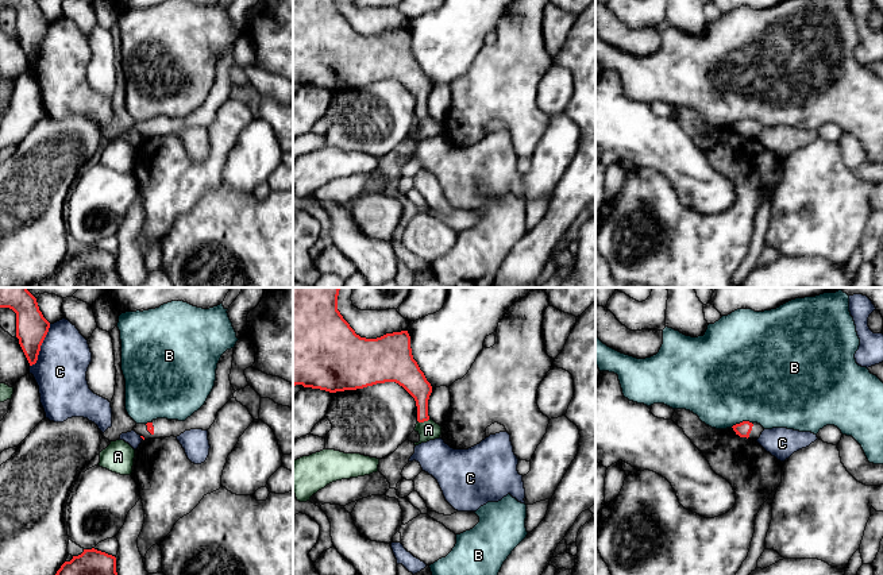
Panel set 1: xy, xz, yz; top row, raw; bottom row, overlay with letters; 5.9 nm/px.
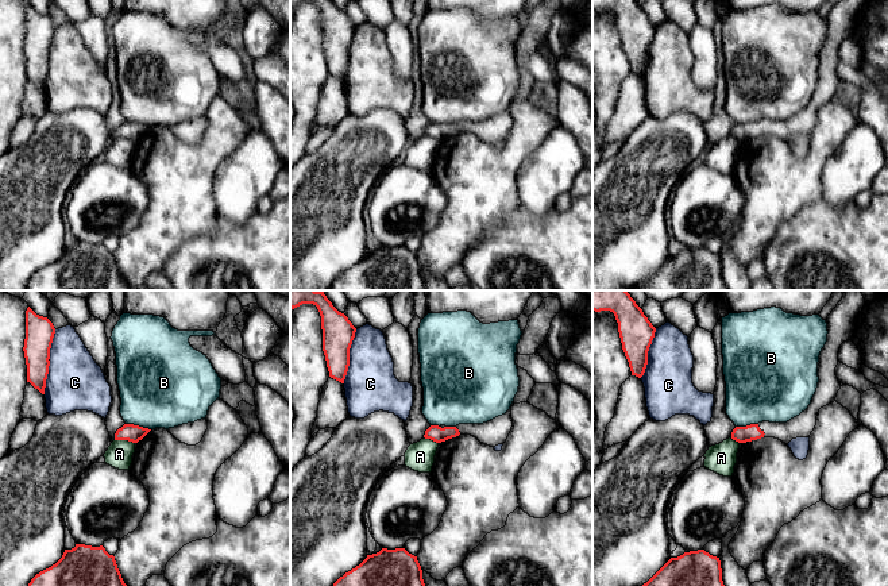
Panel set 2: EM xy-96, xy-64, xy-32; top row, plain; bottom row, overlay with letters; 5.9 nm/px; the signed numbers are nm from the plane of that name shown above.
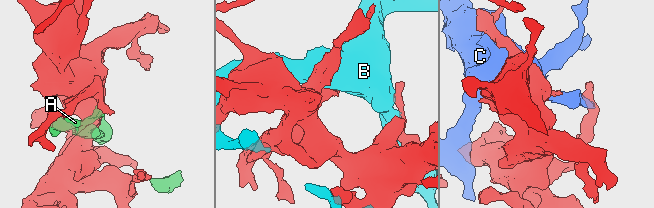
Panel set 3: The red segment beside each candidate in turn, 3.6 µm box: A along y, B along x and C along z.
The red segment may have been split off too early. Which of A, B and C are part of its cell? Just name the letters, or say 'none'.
none

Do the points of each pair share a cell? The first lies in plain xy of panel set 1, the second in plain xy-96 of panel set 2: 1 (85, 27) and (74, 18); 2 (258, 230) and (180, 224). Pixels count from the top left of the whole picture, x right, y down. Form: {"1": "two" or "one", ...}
{"1": "one", "2": "two"}

